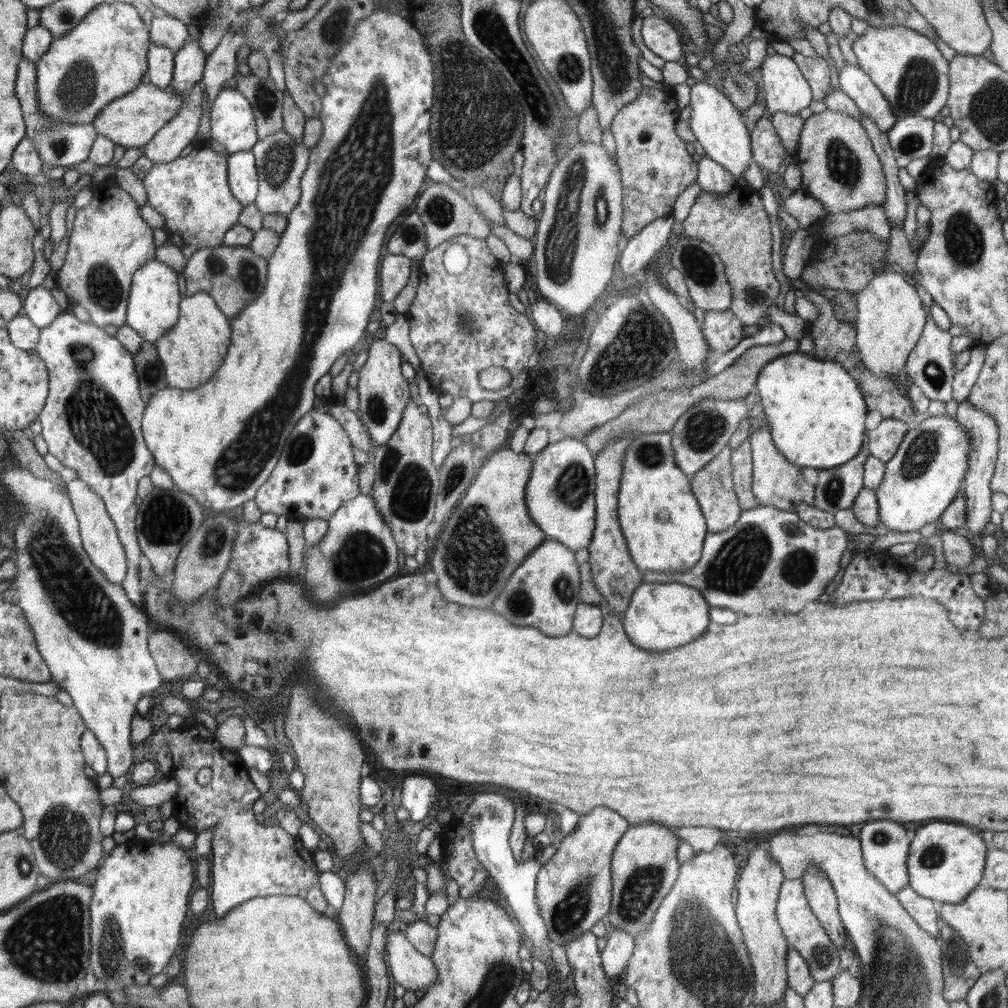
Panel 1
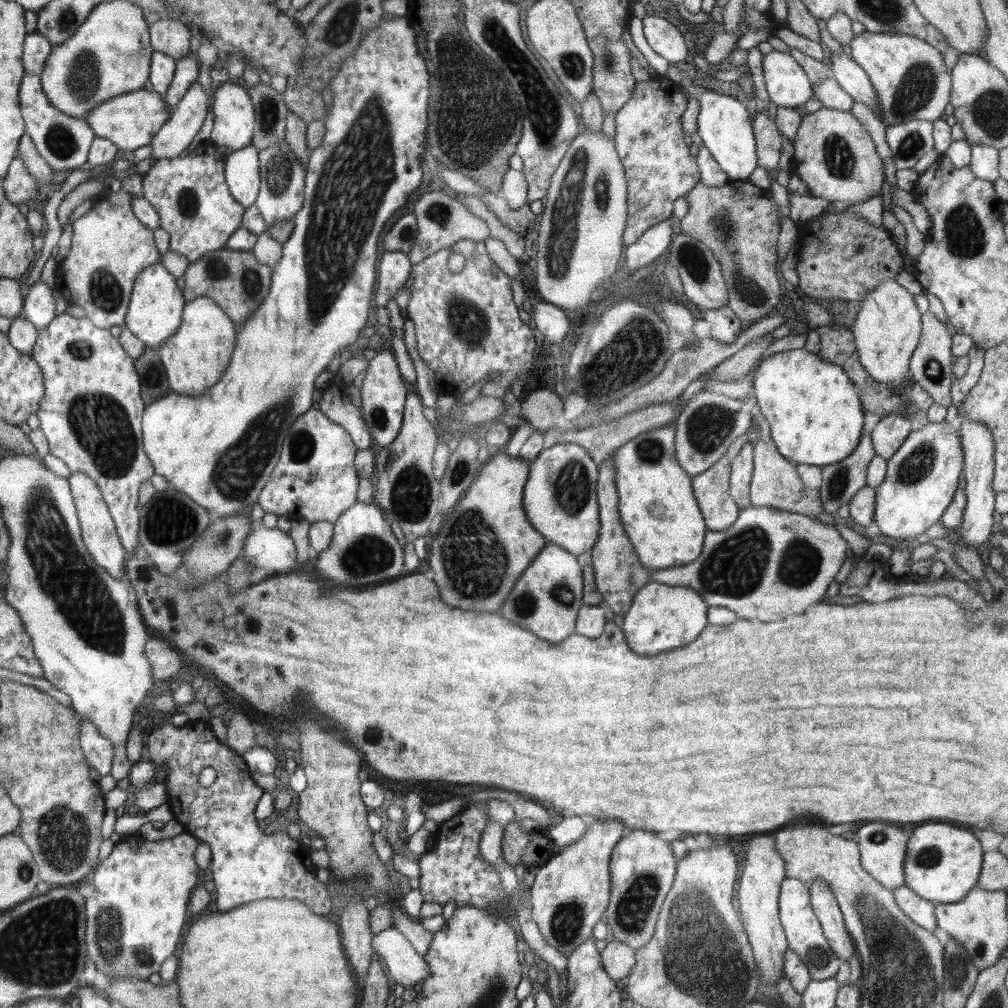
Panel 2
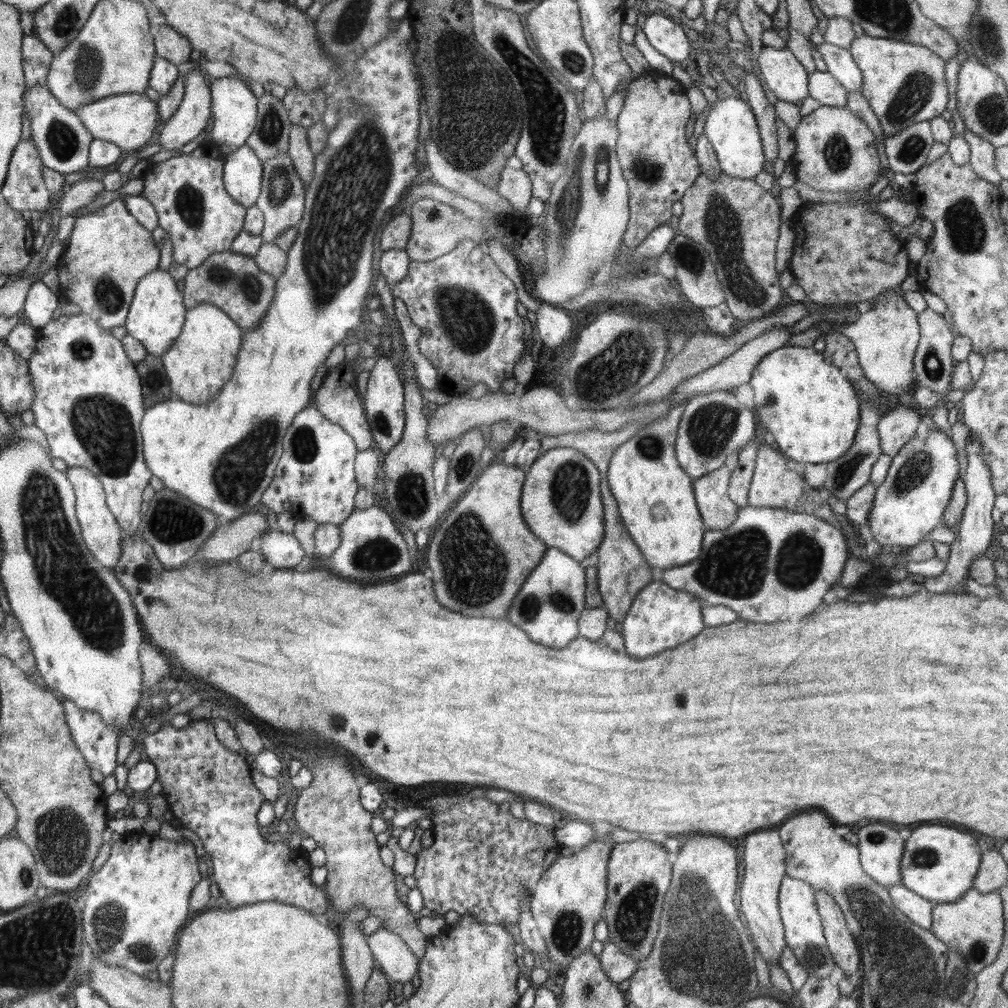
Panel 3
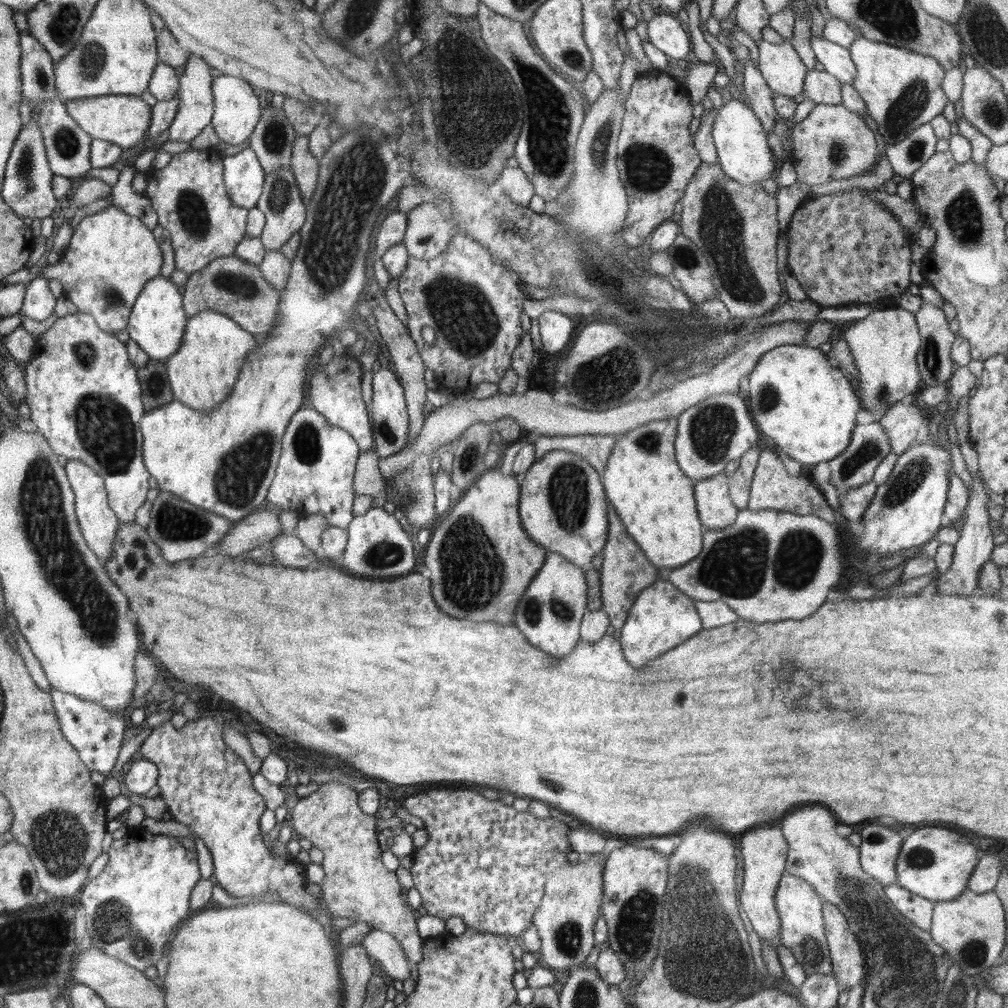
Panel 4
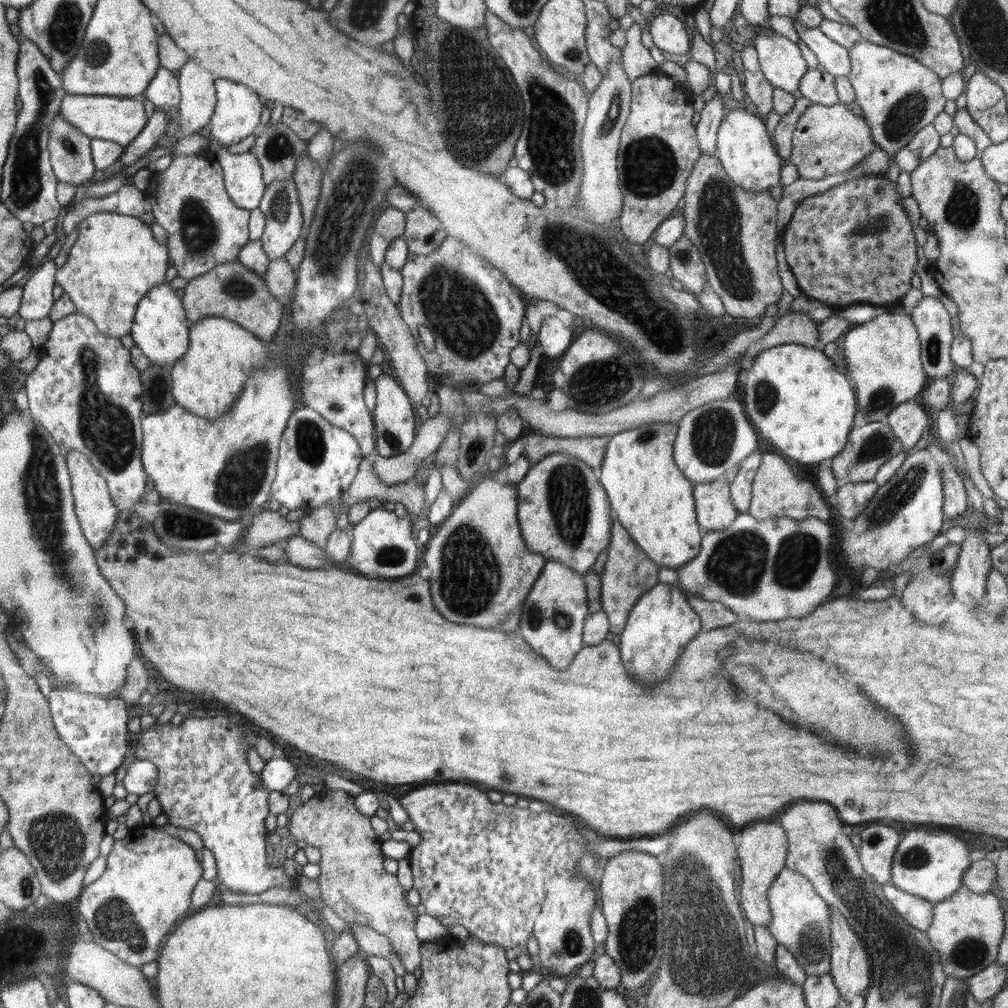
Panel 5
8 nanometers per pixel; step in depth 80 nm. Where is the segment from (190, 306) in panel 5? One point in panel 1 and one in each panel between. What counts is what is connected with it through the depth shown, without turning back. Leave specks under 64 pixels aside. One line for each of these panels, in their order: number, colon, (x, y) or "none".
1: (234, 276)
2: (238, 283)
3: (233, 282)
4: (229, 285)

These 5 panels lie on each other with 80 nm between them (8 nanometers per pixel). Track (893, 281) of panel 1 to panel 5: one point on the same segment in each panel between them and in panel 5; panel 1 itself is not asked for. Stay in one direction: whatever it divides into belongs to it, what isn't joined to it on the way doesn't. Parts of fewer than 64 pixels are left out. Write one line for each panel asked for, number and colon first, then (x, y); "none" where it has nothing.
2: (886, 331)
3: (886, 337)
4: (885, 344)
5: (882, 356)

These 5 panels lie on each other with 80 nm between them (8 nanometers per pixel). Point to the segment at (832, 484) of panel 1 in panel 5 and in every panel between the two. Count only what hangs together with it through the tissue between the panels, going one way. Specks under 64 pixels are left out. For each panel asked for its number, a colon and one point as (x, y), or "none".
2: (841, 480)
3: (851, 471)
4: (869, 445)
5: (868, 447)

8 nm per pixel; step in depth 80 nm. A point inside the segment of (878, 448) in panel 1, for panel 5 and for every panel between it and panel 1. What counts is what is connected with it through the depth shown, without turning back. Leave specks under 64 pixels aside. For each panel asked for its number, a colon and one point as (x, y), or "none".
2: (890, 432)
3: (895, 428)
4: (901, 422)
5: (907, 420)

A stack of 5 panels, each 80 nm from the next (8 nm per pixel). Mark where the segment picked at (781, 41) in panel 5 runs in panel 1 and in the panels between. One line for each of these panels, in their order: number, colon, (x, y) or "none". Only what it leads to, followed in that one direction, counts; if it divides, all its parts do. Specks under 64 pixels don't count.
1: (786, 90)
2: (788, 86)
3: (782, 72)
4: (784, 72)

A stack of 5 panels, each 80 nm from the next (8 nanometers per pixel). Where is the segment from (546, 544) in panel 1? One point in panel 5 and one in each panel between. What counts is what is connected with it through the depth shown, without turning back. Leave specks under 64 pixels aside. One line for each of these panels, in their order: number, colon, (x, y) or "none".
2: (546, 600)
3: (547, 608)
4: (549, 614)
5: (553, 614)

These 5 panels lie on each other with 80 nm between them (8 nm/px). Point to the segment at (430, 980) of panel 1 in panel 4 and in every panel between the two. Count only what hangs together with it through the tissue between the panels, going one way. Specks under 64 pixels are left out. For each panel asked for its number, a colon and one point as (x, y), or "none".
2: (407, 967)
3: (392, 955)
4: (381, 946)

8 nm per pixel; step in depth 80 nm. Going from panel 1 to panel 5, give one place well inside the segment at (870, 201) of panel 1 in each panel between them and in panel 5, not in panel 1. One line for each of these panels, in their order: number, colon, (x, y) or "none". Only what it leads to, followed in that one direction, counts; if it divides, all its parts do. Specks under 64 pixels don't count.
2: (834, 155)
3: (835, 151)
4: (831, 143)
5: (827, 140)

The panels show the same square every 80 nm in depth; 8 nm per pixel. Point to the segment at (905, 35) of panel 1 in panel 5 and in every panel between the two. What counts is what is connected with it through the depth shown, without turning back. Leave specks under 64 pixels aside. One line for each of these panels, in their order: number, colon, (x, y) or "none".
2: (911, 80)
3: (904, 84)
4: (902, 89)
5: (898, 95)

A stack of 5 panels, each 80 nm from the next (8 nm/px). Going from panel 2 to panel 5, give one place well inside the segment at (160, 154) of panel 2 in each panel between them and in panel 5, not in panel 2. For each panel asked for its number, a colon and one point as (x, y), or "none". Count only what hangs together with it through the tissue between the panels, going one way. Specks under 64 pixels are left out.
3: (191, 118)
4: (196, 105)
5: (196, 84)

